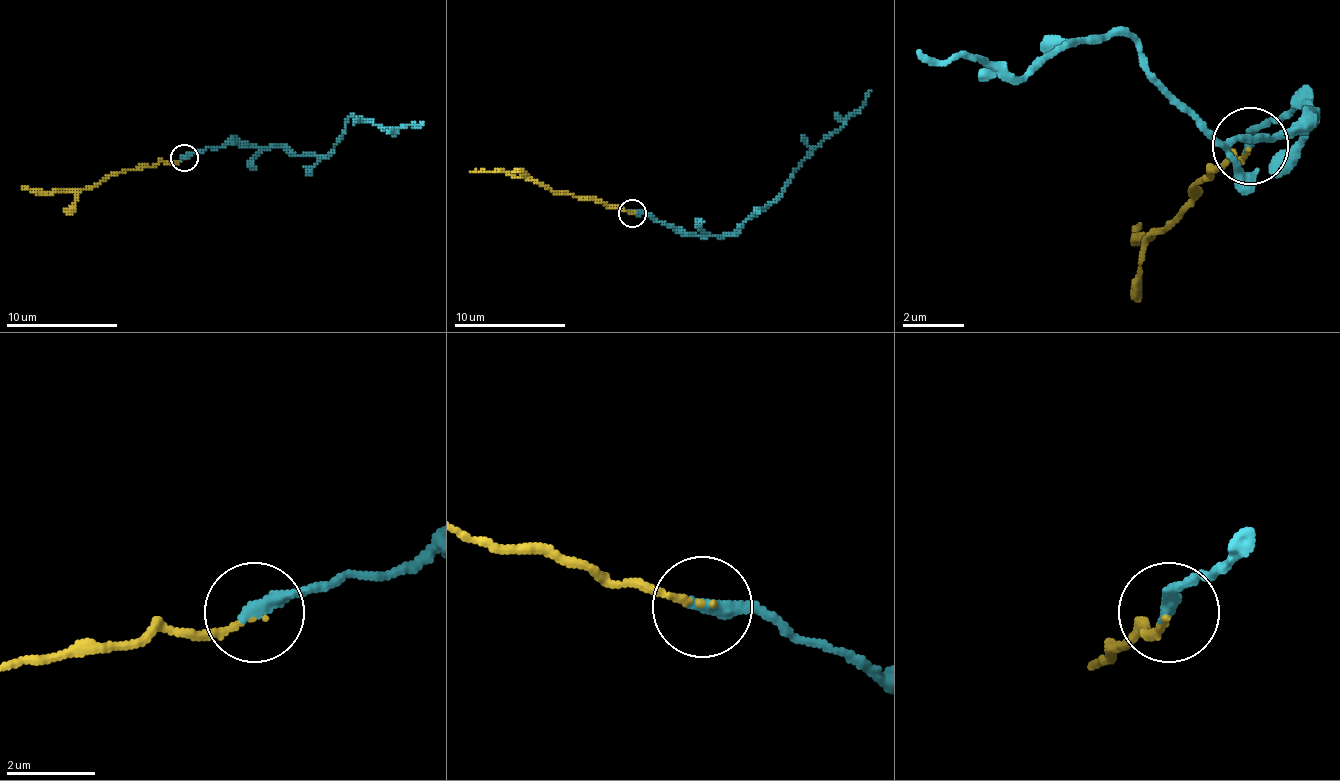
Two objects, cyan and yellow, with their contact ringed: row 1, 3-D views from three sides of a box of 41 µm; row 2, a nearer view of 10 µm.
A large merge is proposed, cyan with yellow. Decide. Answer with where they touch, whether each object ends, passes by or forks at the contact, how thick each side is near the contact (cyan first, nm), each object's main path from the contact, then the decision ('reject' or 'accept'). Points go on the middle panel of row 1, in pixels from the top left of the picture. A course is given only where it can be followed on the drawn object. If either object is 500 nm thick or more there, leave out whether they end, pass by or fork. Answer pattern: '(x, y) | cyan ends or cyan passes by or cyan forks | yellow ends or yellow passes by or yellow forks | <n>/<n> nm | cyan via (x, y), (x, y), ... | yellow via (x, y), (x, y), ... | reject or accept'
(632, 213) | cyan ends | yellow ends | 360/130 nm | cyan via (631, 213), (651, 213), (679, 230), (732, 236), (774, 202), (799, 166), (841, 127), (871, 91) | yellow via (631, 213), (553, 194), (531, 180), (503, 171), (470, 171) | accept

